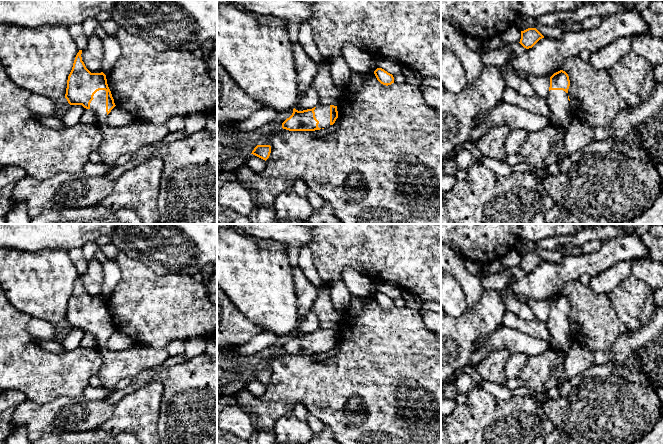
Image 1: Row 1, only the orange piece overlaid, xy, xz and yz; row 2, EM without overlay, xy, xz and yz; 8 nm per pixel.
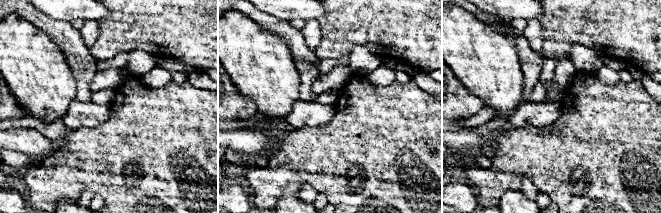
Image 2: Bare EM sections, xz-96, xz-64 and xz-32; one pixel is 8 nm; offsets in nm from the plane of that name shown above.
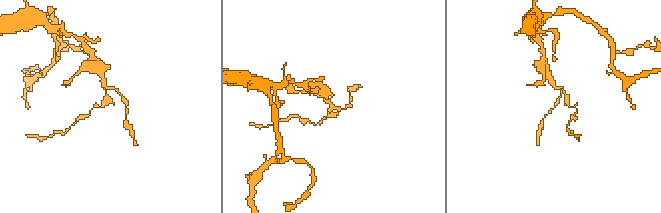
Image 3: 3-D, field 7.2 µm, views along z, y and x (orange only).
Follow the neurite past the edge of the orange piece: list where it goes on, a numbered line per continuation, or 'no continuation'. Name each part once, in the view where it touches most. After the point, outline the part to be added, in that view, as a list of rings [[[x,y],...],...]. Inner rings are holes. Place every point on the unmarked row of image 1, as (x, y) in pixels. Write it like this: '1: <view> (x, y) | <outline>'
1: xy (116, 365) | [[[97,315],[93,322],[90,334],[96,338],[97,349],[102,353],[103,361],[97,376],[104,388],[114,389],[120,380],[161,365],[169,357],[165,349],[156,350],[141,344],[122,351],[112,351],[107,347],[106,315]]]

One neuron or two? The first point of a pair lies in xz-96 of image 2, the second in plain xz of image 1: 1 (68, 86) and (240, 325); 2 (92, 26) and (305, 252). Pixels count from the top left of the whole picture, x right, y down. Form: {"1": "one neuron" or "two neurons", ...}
{"1": "two neurons", "2": "one neuron"}

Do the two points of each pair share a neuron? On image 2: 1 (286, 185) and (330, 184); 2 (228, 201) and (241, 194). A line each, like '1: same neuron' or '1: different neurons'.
1: same neuron
2: same neuron

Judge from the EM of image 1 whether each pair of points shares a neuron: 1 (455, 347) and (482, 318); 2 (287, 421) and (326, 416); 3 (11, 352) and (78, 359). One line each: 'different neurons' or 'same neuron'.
1: same neuron
2: different neurons
3: same neuron

